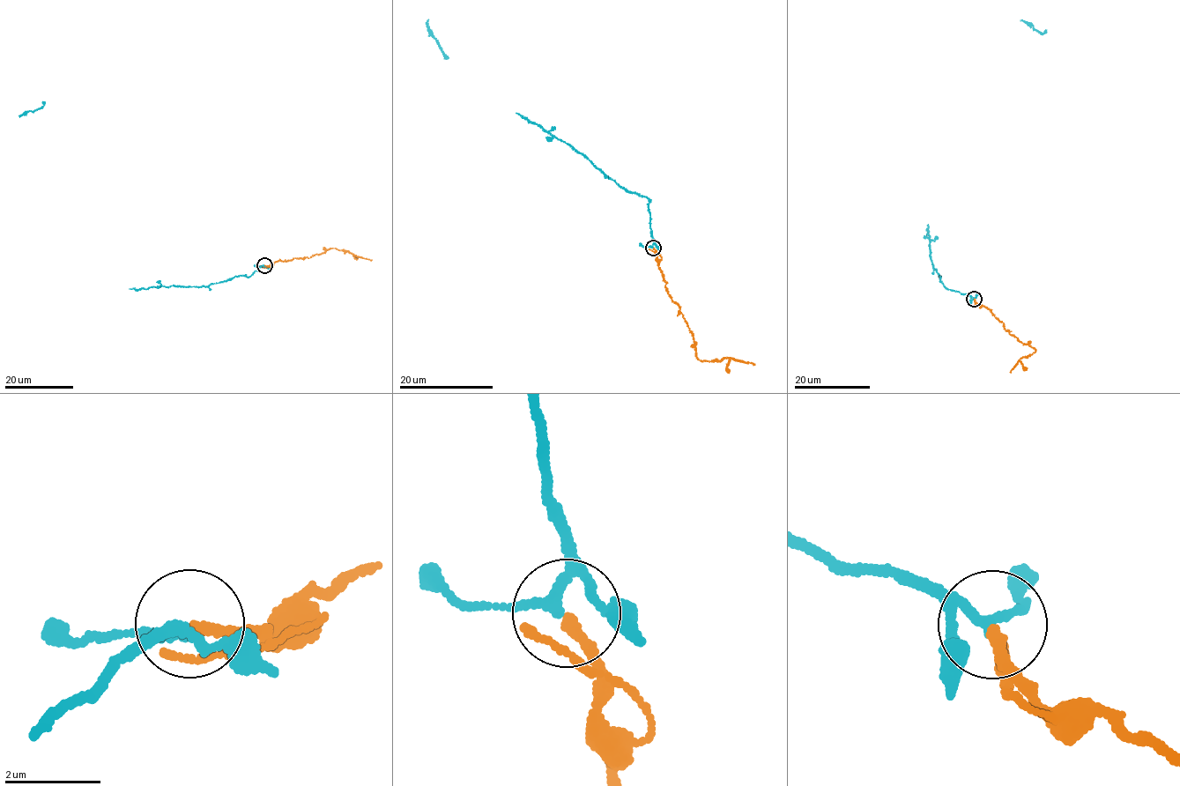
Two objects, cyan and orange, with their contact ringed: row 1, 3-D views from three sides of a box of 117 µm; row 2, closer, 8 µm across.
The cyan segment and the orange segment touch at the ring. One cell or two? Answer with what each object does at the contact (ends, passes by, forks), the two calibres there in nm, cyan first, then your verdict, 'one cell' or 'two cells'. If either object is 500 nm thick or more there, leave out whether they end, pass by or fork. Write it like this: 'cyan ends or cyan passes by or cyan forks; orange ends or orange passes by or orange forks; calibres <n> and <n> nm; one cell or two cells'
cyan forks; orange ends; calibres 150 and 200 nm; one cell

